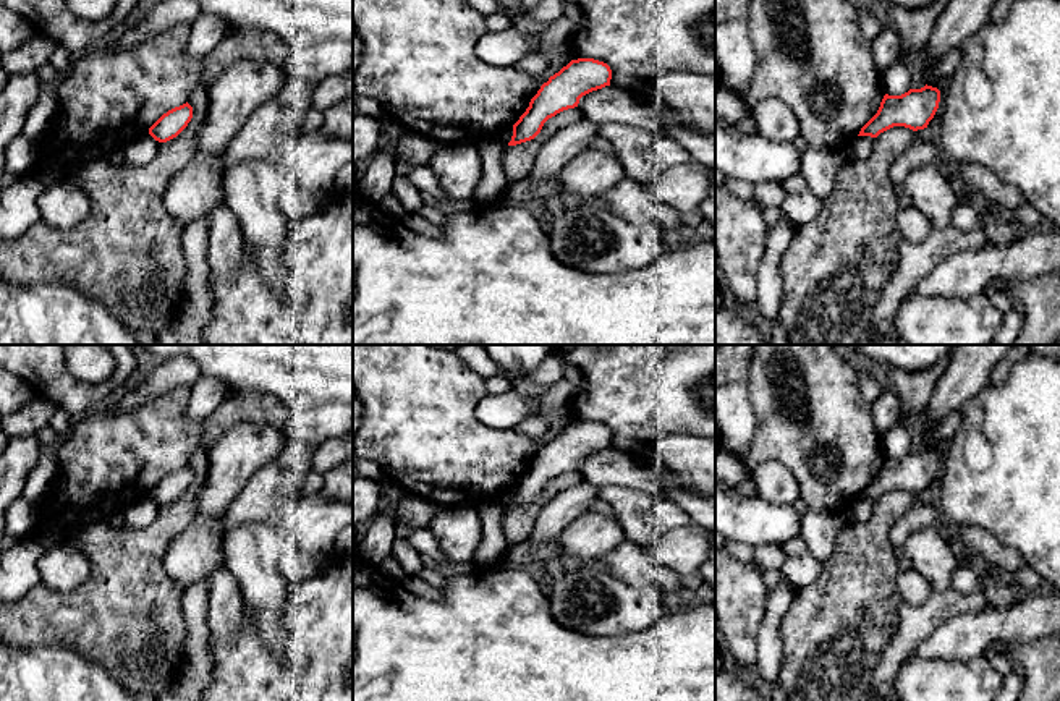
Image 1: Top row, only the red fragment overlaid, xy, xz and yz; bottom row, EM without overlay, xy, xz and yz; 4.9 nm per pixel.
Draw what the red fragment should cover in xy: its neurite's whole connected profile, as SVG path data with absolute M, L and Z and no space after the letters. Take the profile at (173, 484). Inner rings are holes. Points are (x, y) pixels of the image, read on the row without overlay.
M186 465L163 476L149 491L149 497L159 505L167 505L176 500L188 489L191 481L193 481L193 469Z

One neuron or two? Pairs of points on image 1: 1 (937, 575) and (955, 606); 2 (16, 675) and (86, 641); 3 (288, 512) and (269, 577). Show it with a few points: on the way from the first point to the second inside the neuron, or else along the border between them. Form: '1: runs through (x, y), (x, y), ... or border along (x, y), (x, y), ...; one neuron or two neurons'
1: border along (949, 586), (932, 593); two neurons
2: border along (33, 646), (63, 646), (86, 659); two neurons
3: border along (267, 520), (280, 536); two neurons

